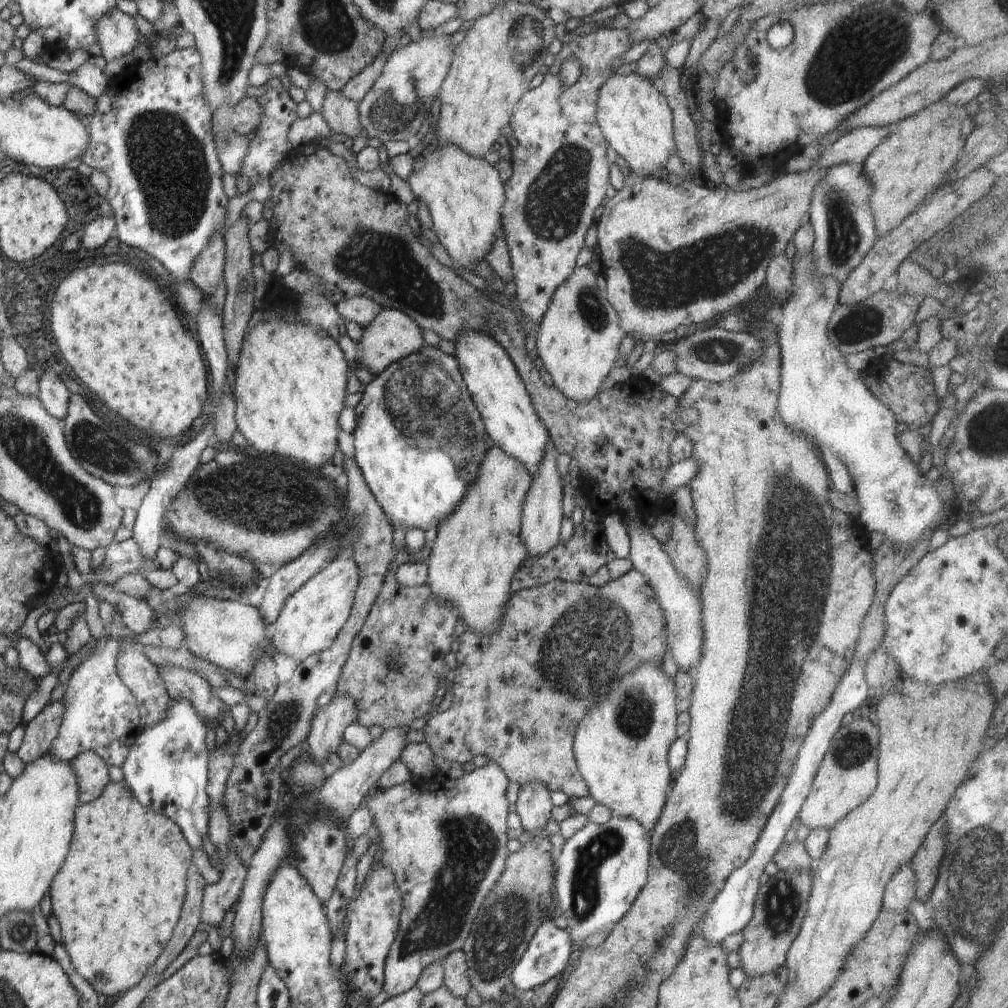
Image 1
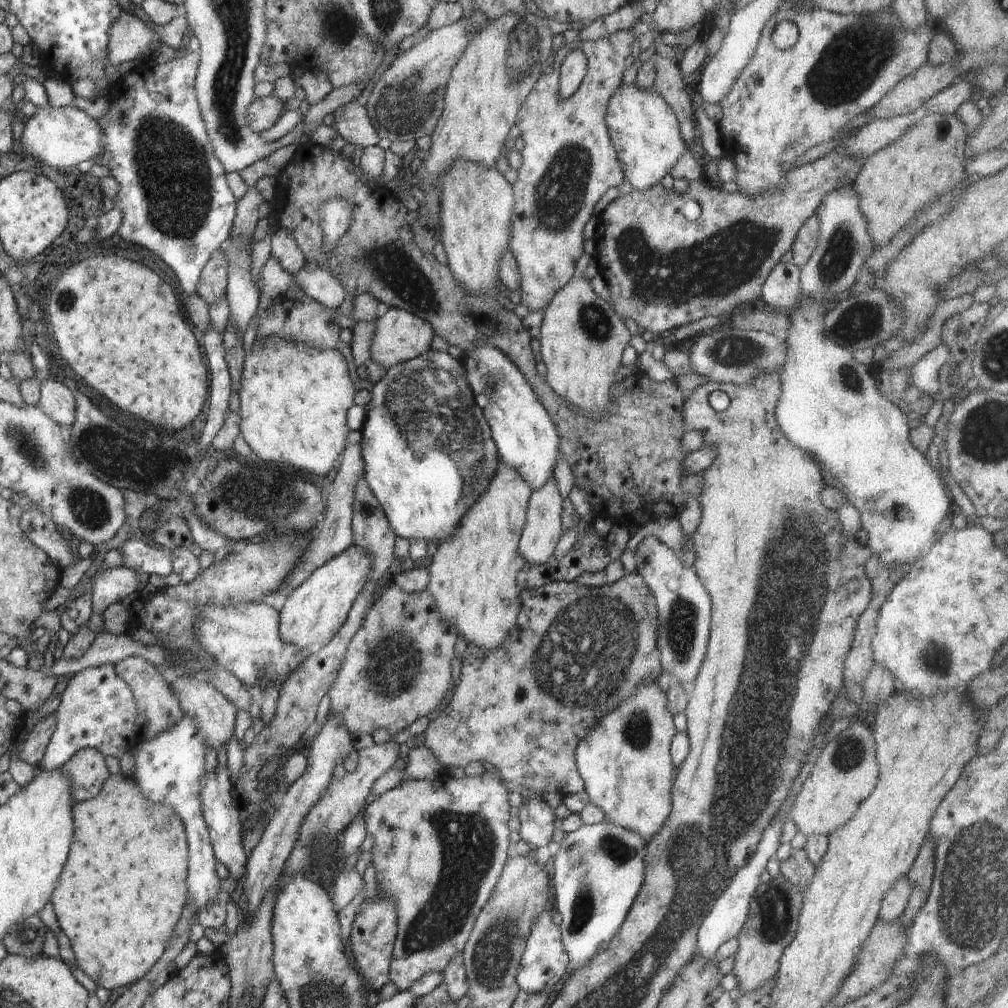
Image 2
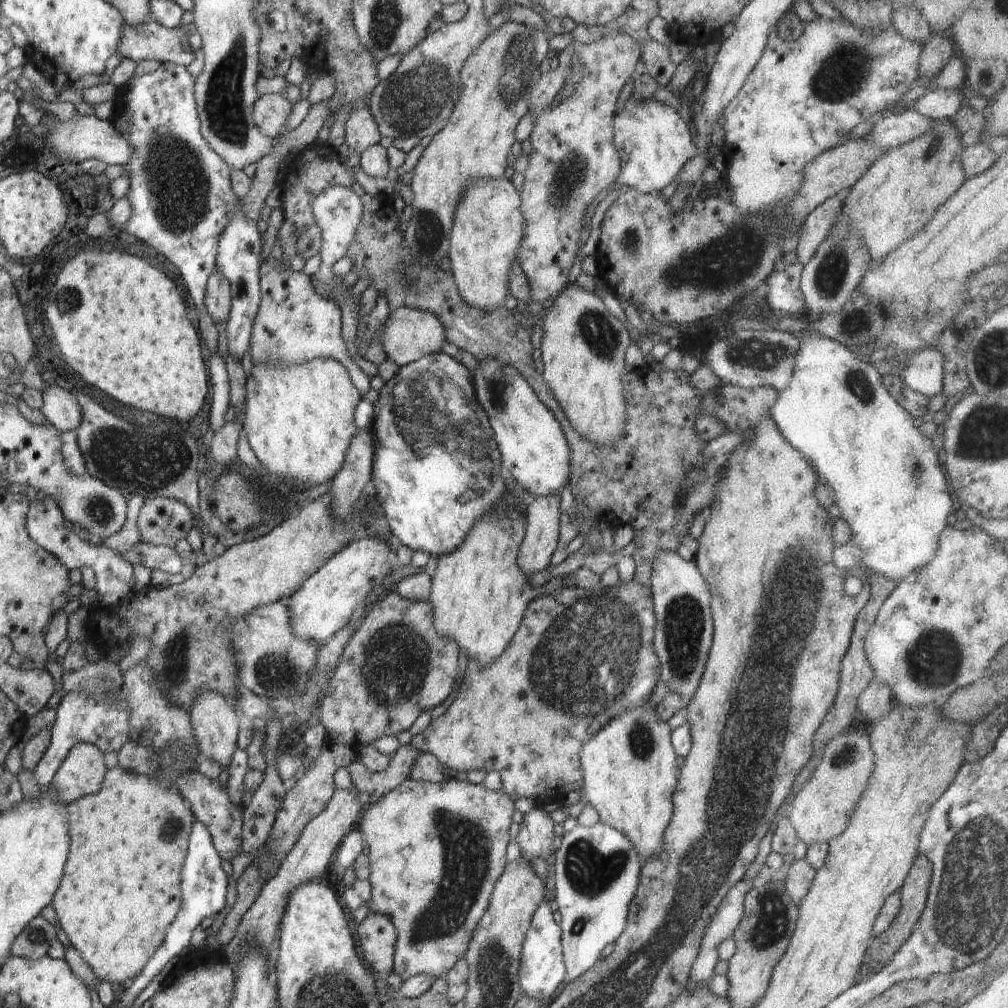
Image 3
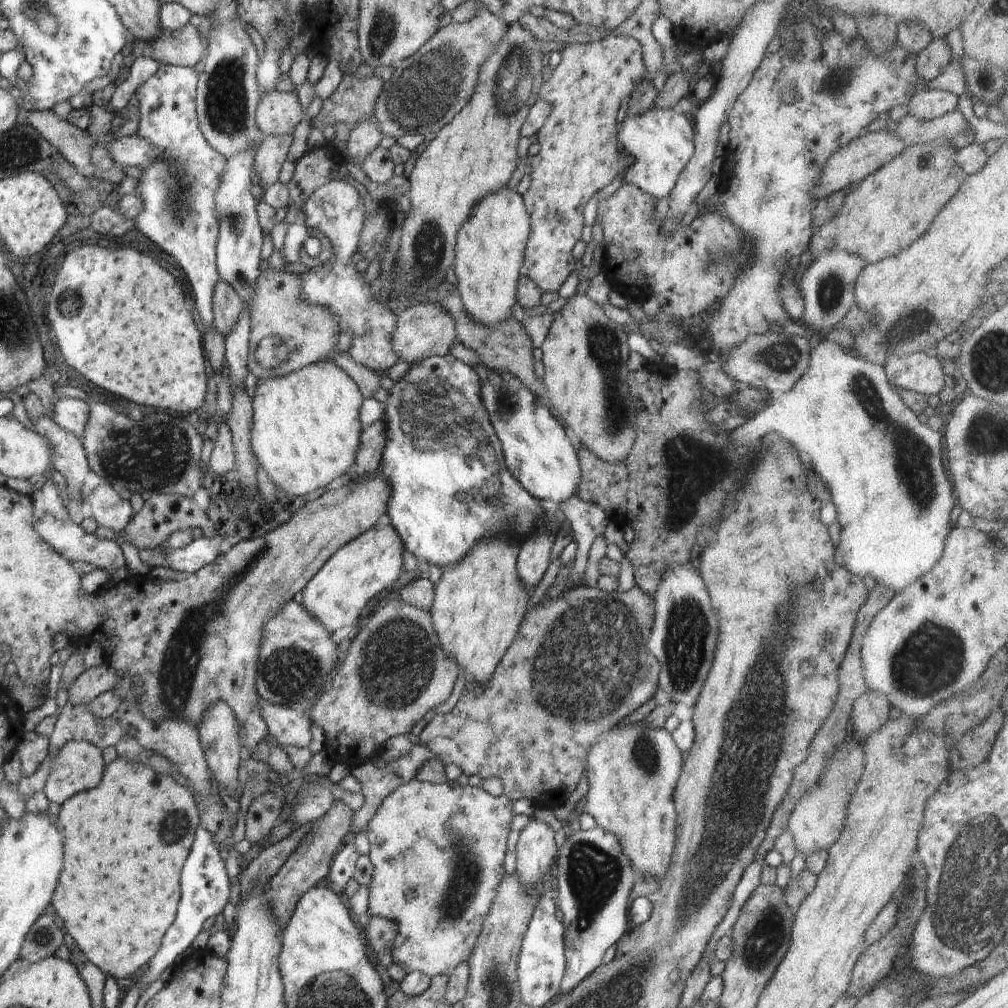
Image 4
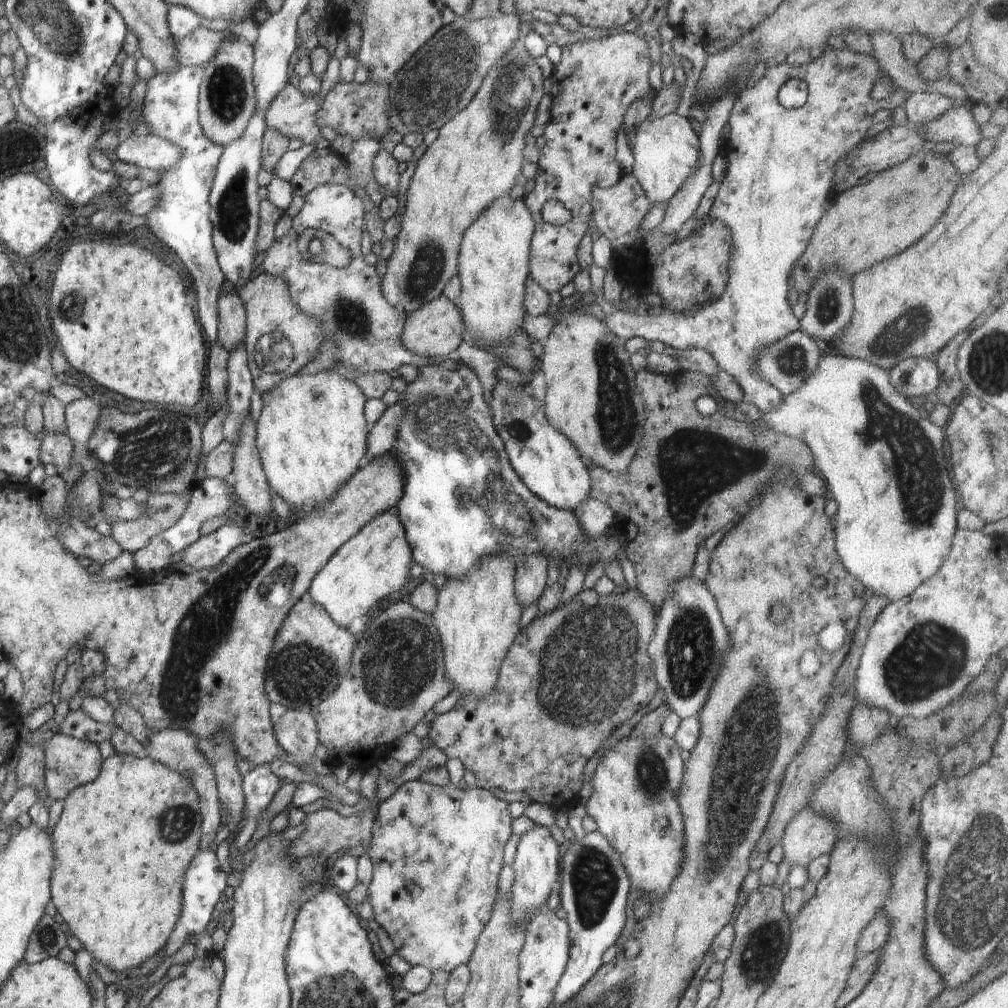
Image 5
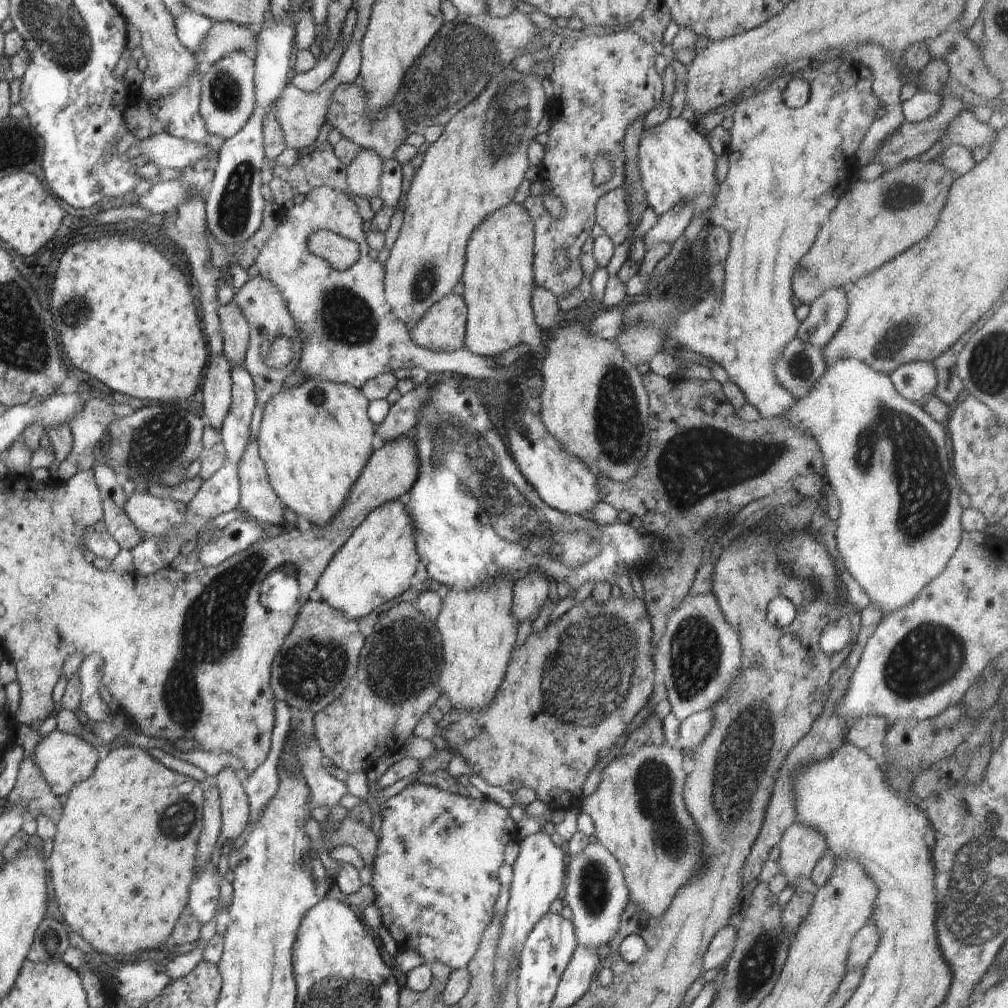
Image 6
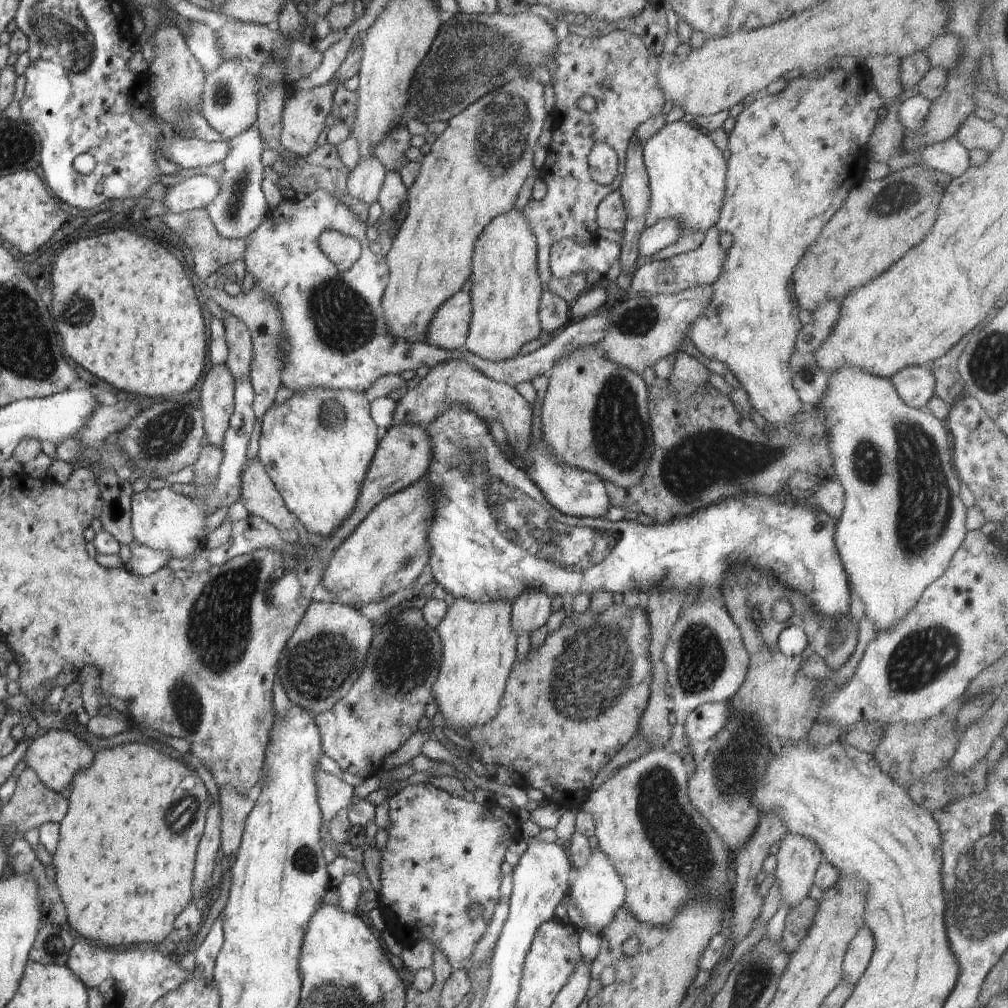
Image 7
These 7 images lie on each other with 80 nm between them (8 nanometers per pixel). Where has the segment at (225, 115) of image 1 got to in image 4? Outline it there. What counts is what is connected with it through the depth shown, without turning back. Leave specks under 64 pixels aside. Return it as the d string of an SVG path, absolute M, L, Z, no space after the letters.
M272 89L259 102L255 121L263 135L292 135L303 115L294 90L285 93Z

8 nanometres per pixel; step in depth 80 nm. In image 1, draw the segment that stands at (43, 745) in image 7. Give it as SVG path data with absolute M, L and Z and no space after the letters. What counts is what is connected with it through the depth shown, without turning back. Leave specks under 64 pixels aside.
M86 751L69 760L77 772L77 781L80 785L80 804L92 802L100 798L102 790L108 786L108 770L106 764L92 751Z

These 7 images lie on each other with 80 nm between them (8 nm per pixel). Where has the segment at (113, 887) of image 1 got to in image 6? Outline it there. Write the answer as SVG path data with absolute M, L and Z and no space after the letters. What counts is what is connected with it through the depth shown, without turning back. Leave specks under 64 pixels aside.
M122 745L105 753L101 763L94 768L93 776L74 784L69 793L70 796L63 805L62 814L56 820L57 832L51 842L52 851L48 851L51 888L54 888L54 896L56 896L63 922L66 920L64 922L66 927L89 942L90 946L106 961L129 961L135 958L133 954L140 954L144 950L160 949L160 946L171 937L176 921L188 904L190 882L192 882L194 866L196 866L196 842L203 828L204 792L201 784L190 776L166 768L164 764L155 760L154 756L150 756L146 749Z

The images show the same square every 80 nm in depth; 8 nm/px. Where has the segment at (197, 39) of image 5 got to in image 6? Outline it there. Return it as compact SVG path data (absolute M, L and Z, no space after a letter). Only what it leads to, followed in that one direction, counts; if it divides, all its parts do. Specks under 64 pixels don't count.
M214 22L200 48L194 52L198 65L202 62L214 65L230 52L247 52L252 58L256 52L258 34L234 22Z

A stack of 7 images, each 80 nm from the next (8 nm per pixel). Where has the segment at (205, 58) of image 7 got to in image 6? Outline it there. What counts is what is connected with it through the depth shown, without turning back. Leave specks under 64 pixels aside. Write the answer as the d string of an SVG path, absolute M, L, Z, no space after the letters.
M186 10L184 14L180 14L178 18L174 17L174 26L176 26L178 40L192 54L200 48L202 40L210 32L213 23L208 18L190 10Z

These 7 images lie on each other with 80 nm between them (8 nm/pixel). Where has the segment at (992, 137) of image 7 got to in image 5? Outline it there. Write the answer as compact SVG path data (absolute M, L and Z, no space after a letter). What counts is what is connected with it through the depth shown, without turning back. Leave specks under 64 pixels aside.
M969 104L955 106L942 114L940 118L932 120L926 126L922 125L922 128L925 127L927 128L929 147L941 142L976 147L982 139Z

